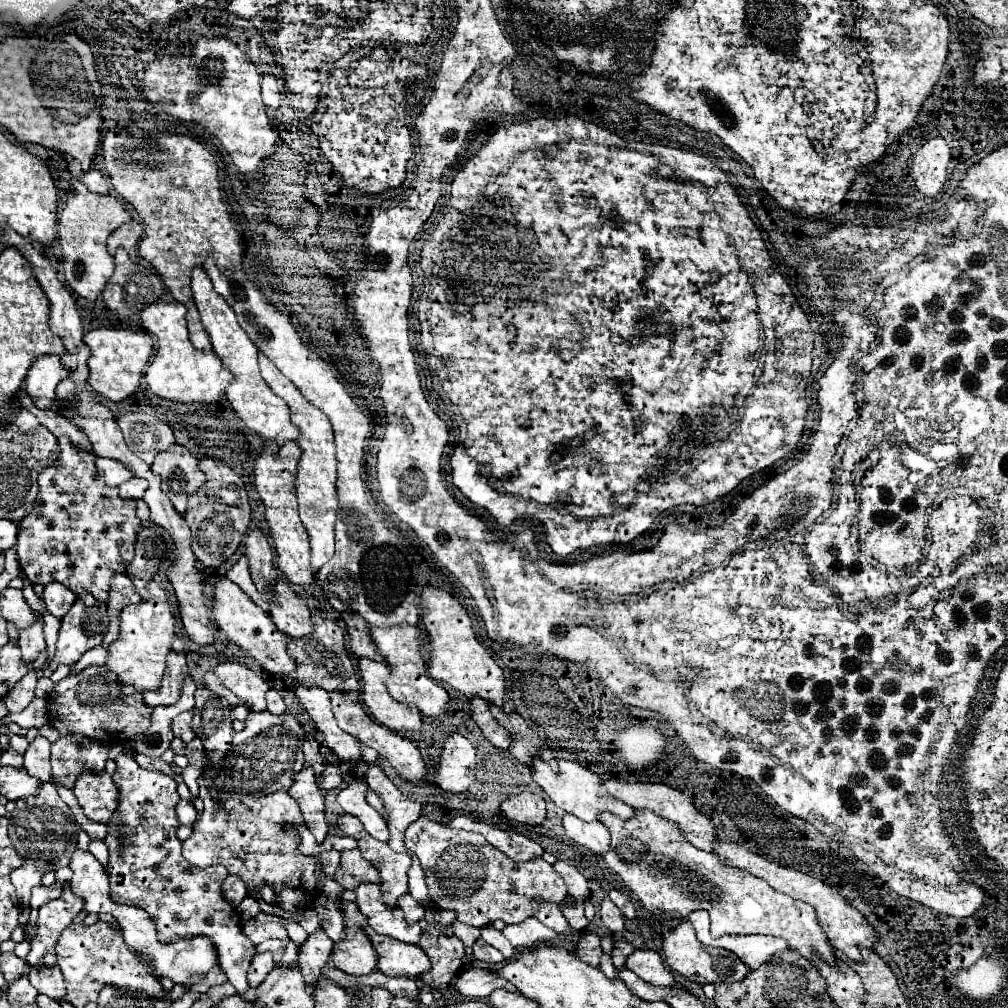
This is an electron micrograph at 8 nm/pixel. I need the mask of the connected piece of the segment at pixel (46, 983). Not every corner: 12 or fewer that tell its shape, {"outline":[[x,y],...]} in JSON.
{"outline":[[58,964],[51,968],[30,967],[28,979],[52,999],[66,994],[64,983],[56,983],[53,973],[60,973]]}

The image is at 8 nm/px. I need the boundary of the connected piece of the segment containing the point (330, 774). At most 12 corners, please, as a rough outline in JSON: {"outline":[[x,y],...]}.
{"outline":[[326,763],[320,777],[320,789],[336,789],[342,785],[338,765]]}

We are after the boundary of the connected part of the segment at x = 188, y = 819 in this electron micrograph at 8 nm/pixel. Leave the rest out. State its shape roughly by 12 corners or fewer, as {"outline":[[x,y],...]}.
{"outline":[[188,799],[178,801],[176,813],[182,825],[194,823],[196,807]]}

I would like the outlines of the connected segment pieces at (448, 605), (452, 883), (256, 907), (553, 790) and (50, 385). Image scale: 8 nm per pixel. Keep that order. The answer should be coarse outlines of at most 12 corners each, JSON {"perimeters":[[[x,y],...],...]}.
{"perimeters":[[[424,587],[428,673],[502,707],[504,673],[466,609]],[[408,825],[430,899],[472,927],[558,905],[544,859],[516,863],[478,833]],[[246,897],[236,909],[244,921],[260,913],[260,903],[254,897]],[[572,761],[532,763],[534,781],[566,813],[598,821],[636,809],[604,793],[602,779]],[[60,357],[36,359],[26,387],[36,405],[56,393]]]}

